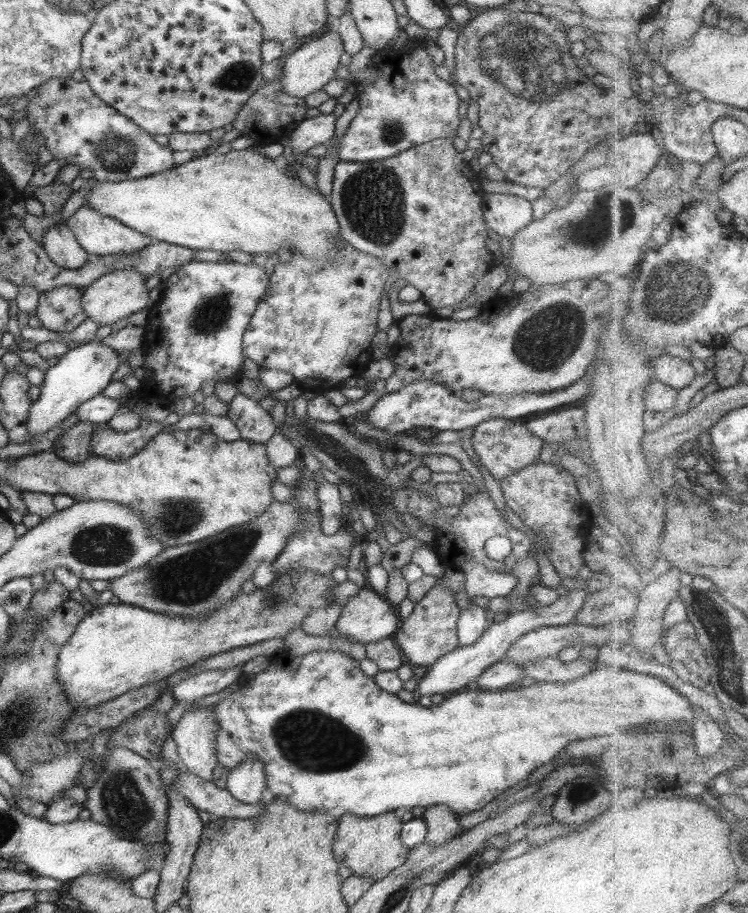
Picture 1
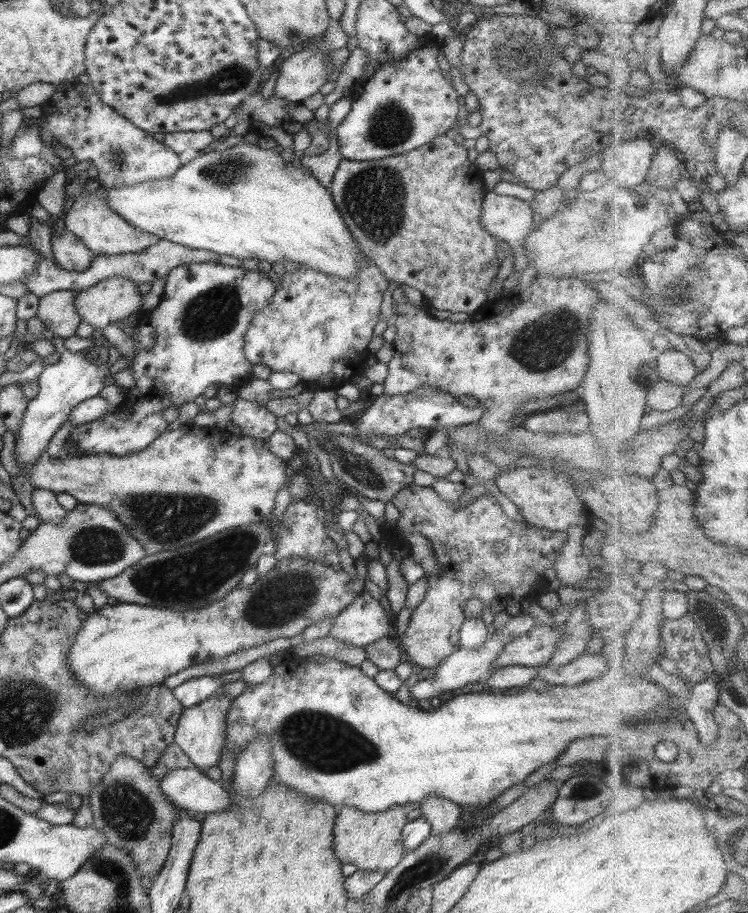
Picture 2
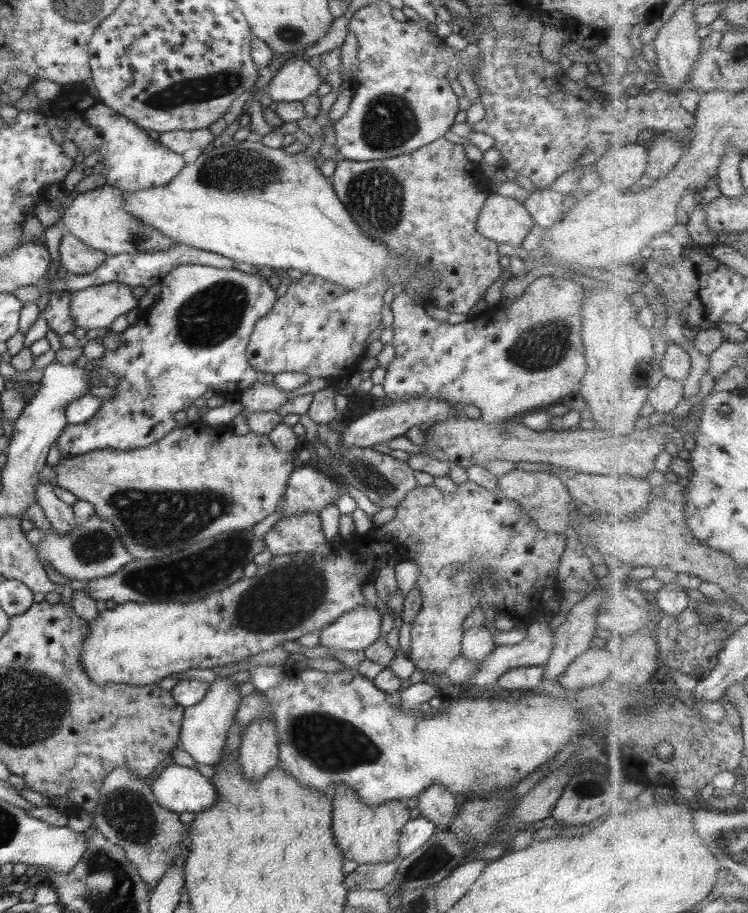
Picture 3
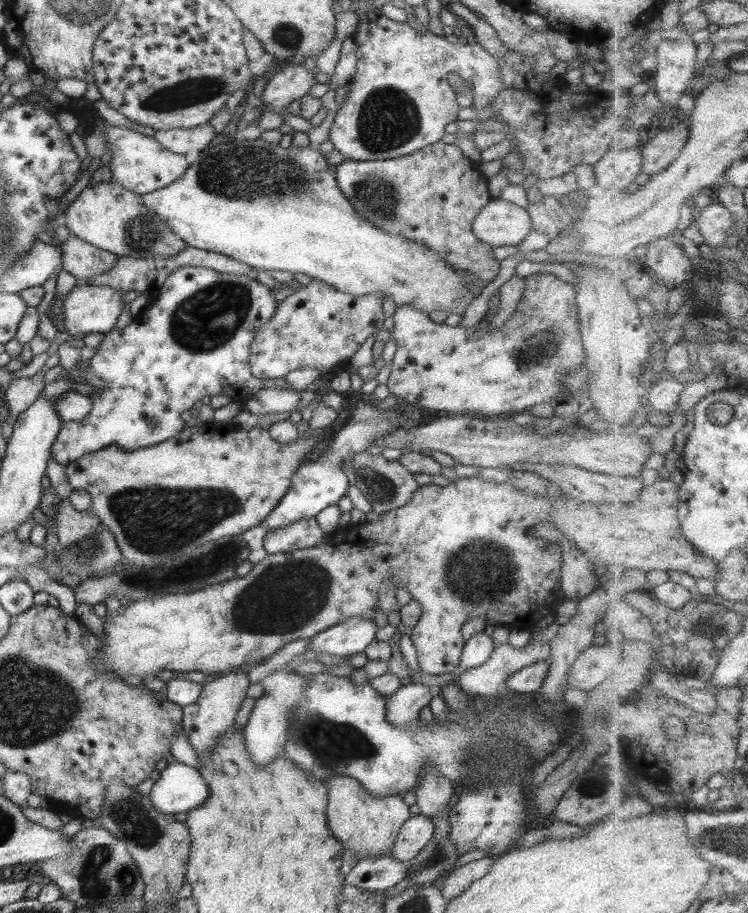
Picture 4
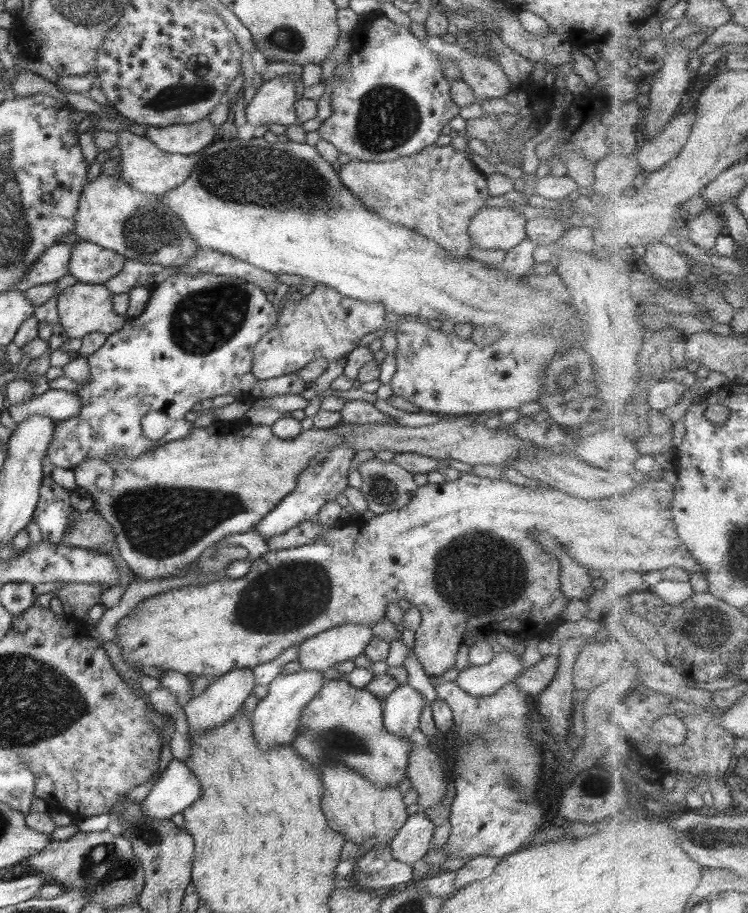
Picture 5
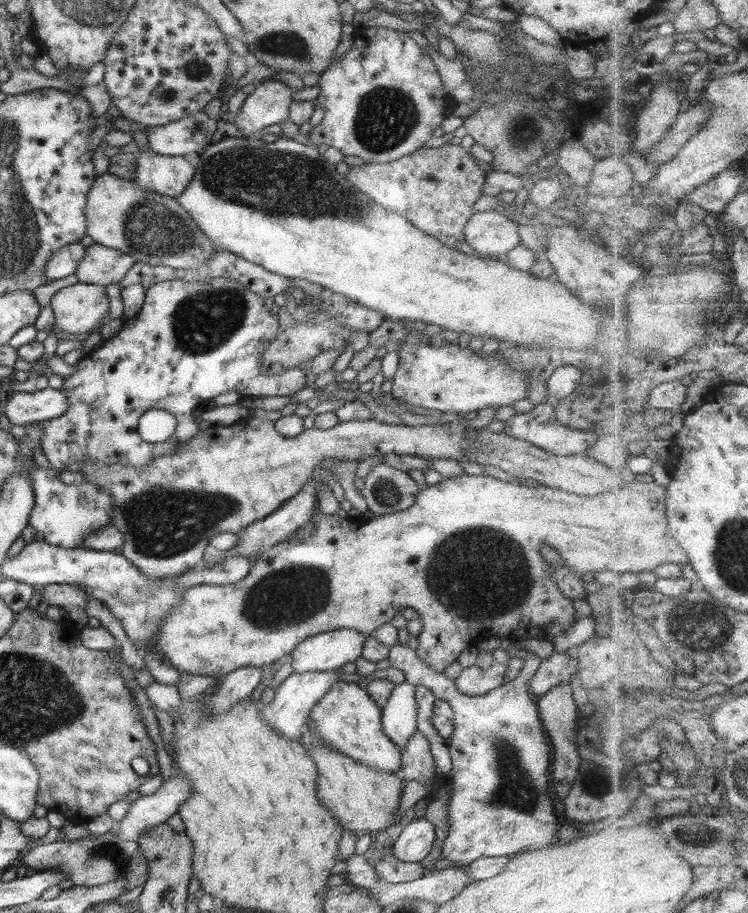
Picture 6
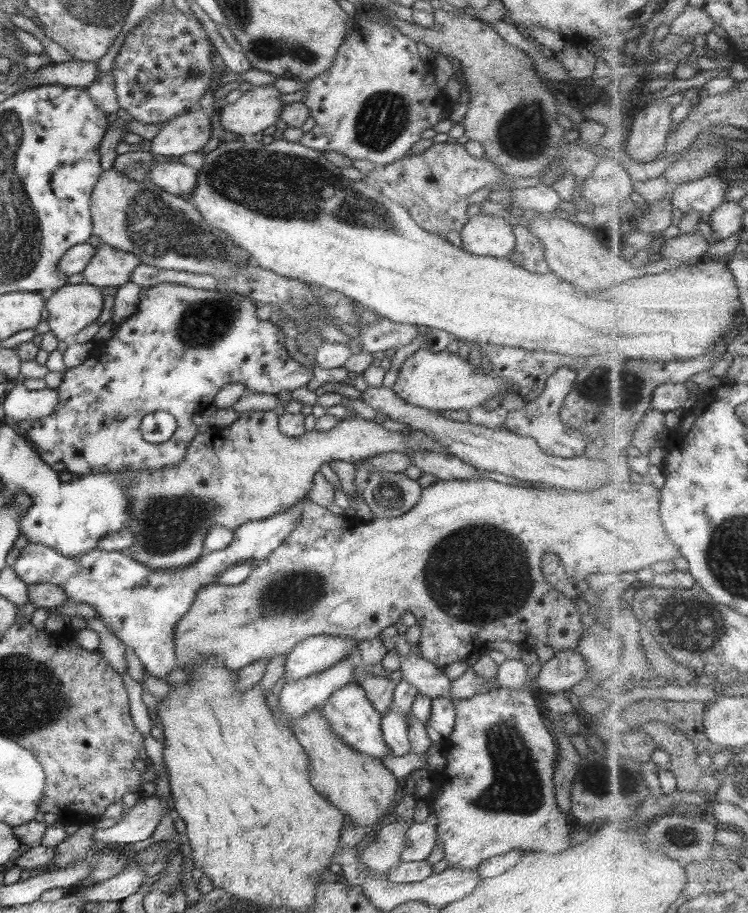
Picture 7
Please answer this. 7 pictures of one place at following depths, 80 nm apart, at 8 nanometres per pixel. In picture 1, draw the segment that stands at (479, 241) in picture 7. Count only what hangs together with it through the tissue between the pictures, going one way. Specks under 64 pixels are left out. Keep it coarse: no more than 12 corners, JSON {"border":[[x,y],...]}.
{"border":[[483,193],[481,212],[493,237],[511,240],[532,222],[530,202]]}

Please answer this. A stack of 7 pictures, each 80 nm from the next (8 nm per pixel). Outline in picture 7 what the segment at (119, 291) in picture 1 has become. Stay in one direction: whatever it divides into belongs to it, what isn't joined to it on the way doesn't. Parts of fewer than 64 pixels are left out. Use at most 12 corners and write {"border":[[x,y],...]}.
{"border":[[66,284],[44,302],[57,341],[95,322],[103,295]]}

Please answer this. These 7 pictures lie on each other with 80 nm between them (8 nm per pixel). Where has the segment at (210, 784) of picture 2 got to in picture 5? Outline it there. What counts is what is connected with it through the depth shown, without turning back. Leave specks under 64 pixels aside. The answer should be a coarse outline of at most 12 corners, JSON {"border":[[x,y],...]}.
{"border":[[173,757],[140,802],[149,818],[169,819],[199,793],[197,778]]}

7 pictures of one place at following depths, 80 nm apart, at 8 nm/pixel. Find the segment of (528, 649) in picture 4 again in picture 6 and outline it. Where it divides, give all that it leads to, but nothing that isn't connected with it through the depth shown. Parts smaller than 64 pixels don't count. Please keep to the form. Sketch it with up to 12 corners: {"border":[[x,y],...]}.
{"border":[[506,662],[485,670],[465,667],[454,680],[466,696],[481,696],[502,684]]}

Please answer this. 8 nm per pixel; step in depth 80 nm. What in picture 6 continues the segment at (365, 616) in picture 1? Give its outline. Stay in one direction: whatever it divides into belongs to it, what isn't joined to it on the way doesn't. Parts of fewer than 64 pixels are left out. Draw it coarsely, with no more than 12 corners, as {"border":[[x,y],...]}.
{"border":[[345,628],[306,637],[287,656],[292,675],[339,669],[365,635]]}

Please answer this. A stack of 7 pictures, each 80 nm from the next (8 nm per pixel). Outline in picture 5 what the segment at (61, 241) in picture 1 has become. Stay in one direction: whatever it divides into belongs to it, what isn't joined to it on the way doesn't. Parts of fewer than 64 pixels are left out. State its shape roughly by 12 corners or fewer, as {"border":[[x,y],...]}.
{"border":[[92,242],[72,244],[68,273],[77,283],[117,276],[126,258]]}

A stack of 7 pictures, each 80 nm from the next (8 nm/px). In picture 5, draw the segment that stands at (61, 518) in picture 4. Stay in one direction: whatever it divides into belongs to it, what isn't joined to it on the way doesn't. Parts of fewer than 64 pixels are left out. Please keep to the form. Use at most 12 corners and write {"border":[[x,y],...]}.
{"border":[[93,509],[76,511],[63,545],[87,549],[115,541]]}

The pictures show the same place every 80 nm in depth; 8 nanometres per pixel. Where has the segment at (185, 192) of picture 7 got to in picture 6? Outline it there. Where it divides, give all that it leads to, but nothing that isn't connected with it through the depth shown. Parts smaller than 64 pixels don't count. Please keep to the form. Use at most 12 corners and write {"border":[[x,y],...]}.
{"border":[[137,149],[131,181],[177,199],[193,178],[183,157]]}

